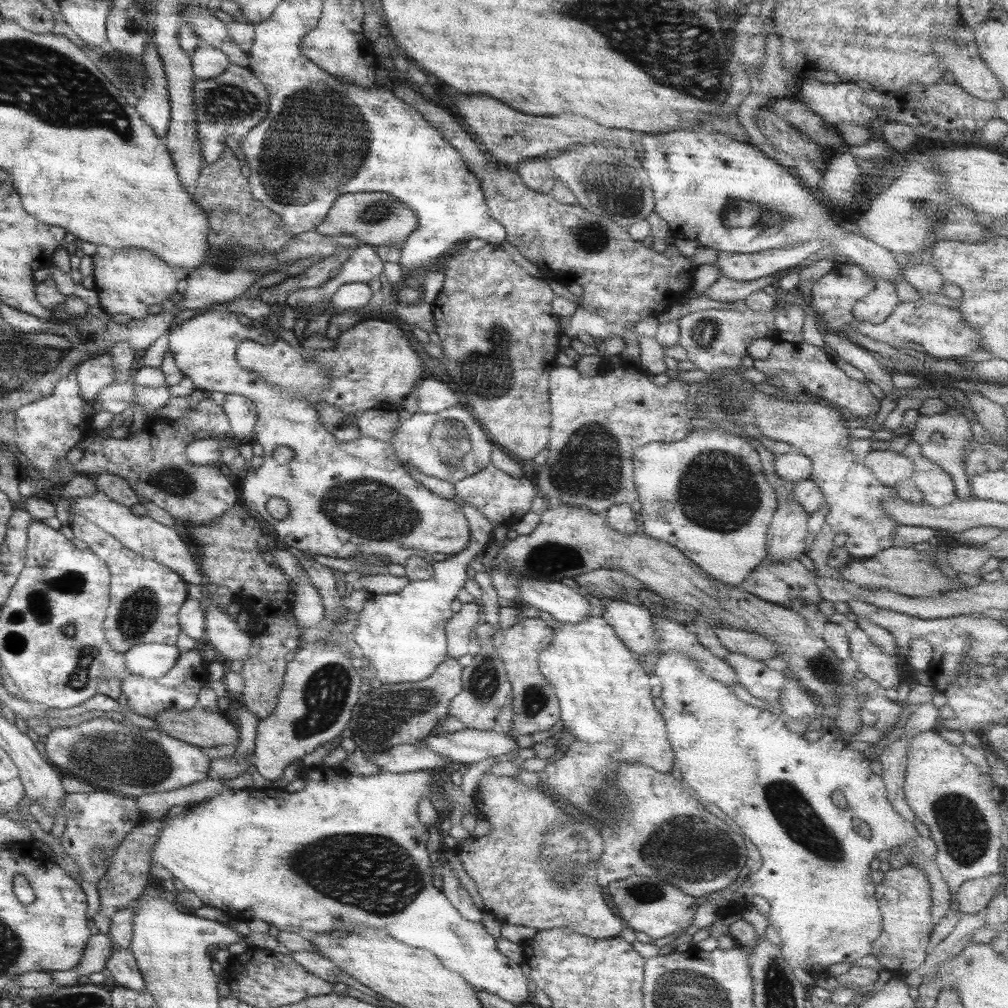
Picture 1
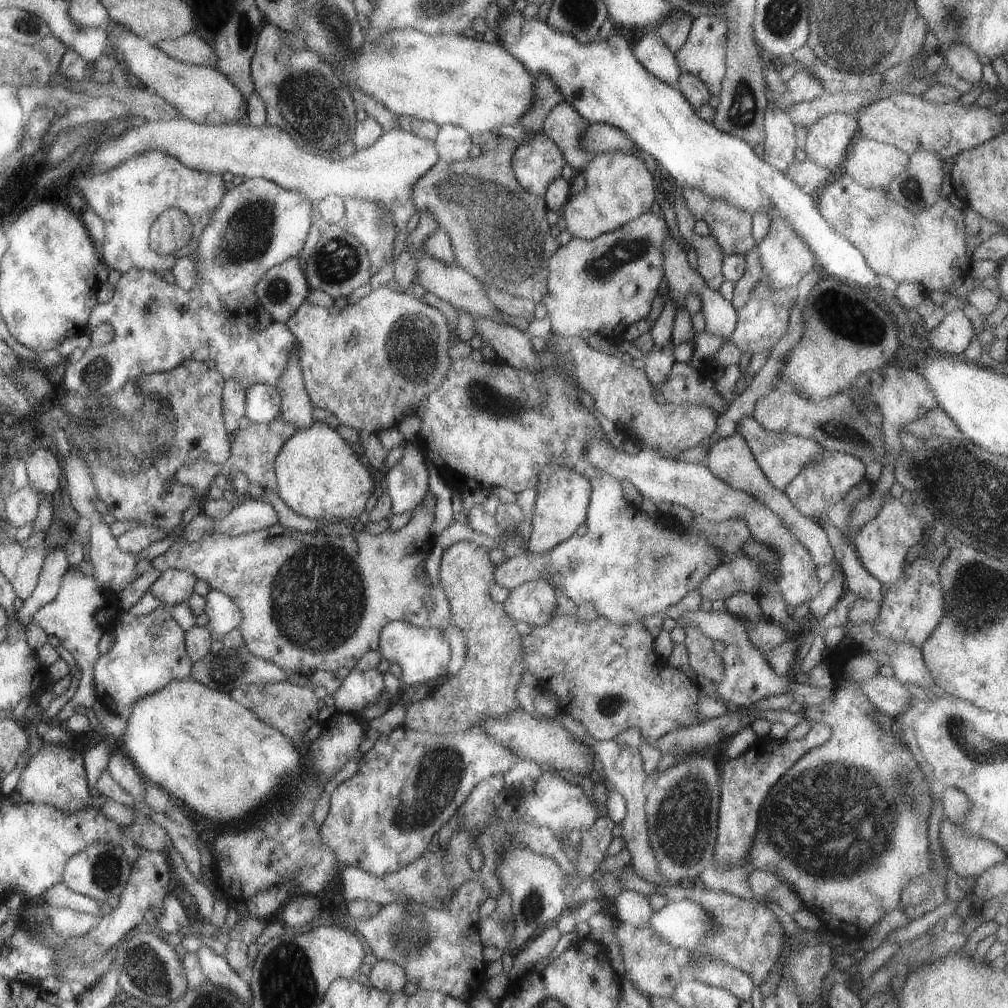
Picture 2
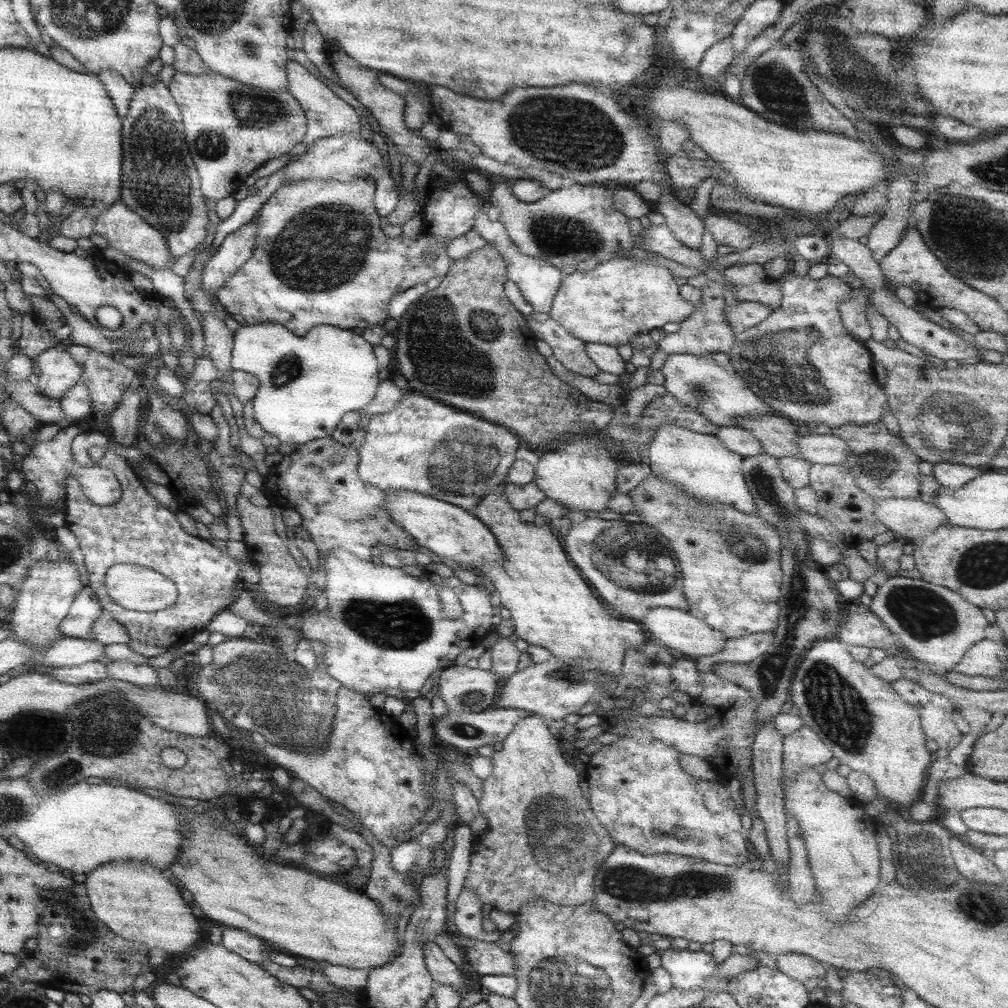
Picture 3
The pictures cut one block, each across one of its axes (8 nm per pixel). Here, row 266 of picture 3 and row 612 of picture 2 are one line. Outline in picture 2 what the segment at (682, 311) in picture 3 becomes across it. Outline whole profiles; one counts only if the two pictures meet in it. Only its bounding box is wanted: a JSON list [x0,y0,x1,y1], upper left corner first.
[492,473,722,626]

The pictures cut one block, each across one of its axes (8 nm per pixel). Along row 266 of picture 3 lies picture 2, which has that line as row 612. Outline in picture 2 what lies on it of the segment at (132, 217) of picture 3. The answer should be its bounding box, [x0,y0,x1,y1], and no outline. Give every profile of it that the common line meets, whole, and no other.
[92,606,192,719]

